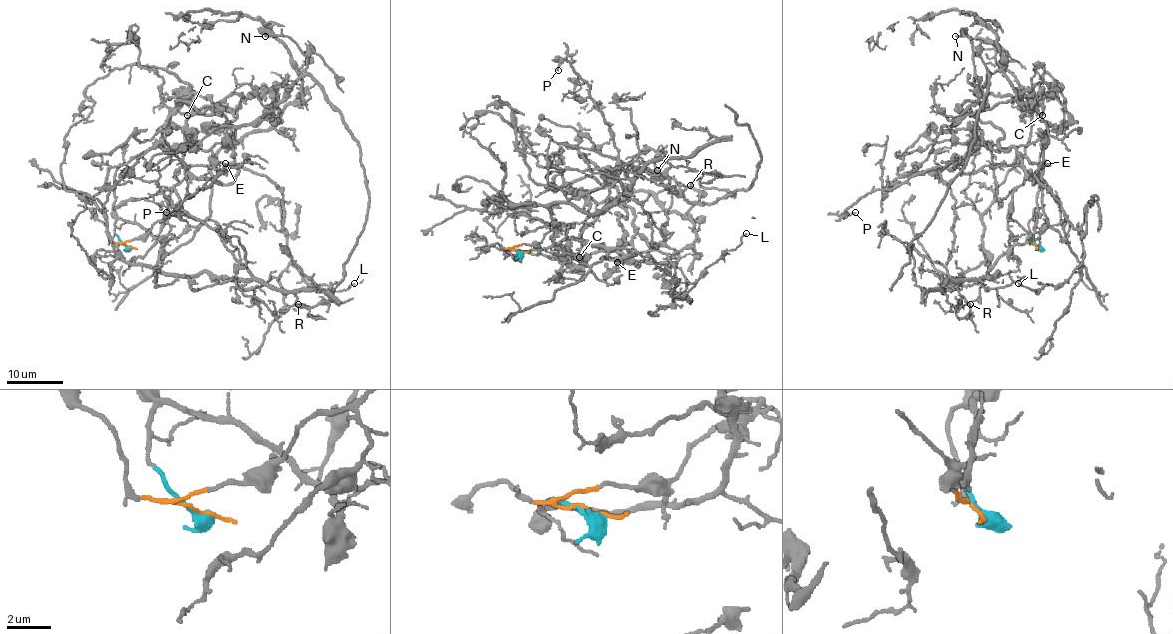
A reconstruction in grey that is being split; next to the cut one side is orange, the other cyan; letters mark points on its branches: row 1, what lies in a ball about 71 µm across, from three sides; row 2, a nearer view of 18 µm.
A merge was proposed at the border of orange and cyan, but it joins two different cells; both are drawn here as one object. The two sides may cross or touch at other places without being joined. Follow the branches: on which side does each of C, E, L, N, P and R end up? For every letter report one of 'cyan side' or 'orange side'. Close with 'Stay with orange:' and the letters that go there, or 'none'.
C: orange side
E: orange side
L: orange side
N: cyan side
P: orange side
R: cyan side
Stay with orange: C, E, L, P

